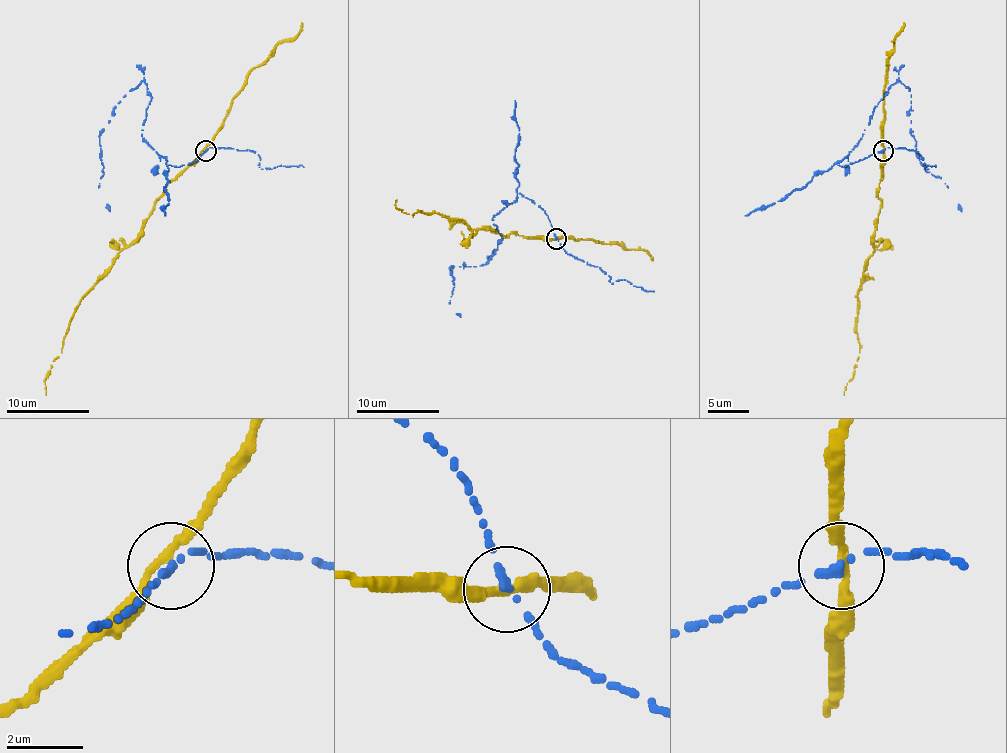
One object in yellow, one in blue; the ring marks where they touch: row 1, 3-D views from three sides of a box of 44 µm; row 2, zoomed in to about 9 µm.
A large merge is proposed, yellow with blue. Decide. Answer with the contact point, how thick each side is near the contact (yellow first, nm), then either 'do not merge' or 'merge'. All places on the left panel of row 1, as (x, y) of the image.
place (205, 150); calibres 240 and 240 nm; do not merge

